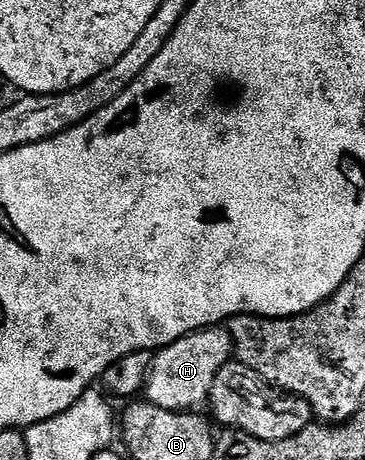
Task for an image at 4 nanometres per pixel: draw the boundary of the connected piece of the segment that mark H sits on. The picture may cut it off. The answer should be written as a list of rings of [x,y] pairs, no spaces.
[[[224,325],[206,327],[202,331],[195,331],[192,335],[187,335],[178,341],[174,341],[168,347],[160,348],[159,351],[155,352],[152,371],[148,374],[147,402],[167,411],[200,409],[200,406],[205,406],[208,403],[208,394],[214,385],[214,377],[218,377],[218,369],[222,369],[222,365],[226,365],[233,358],[233,355],[232,338],[227,326]]]

